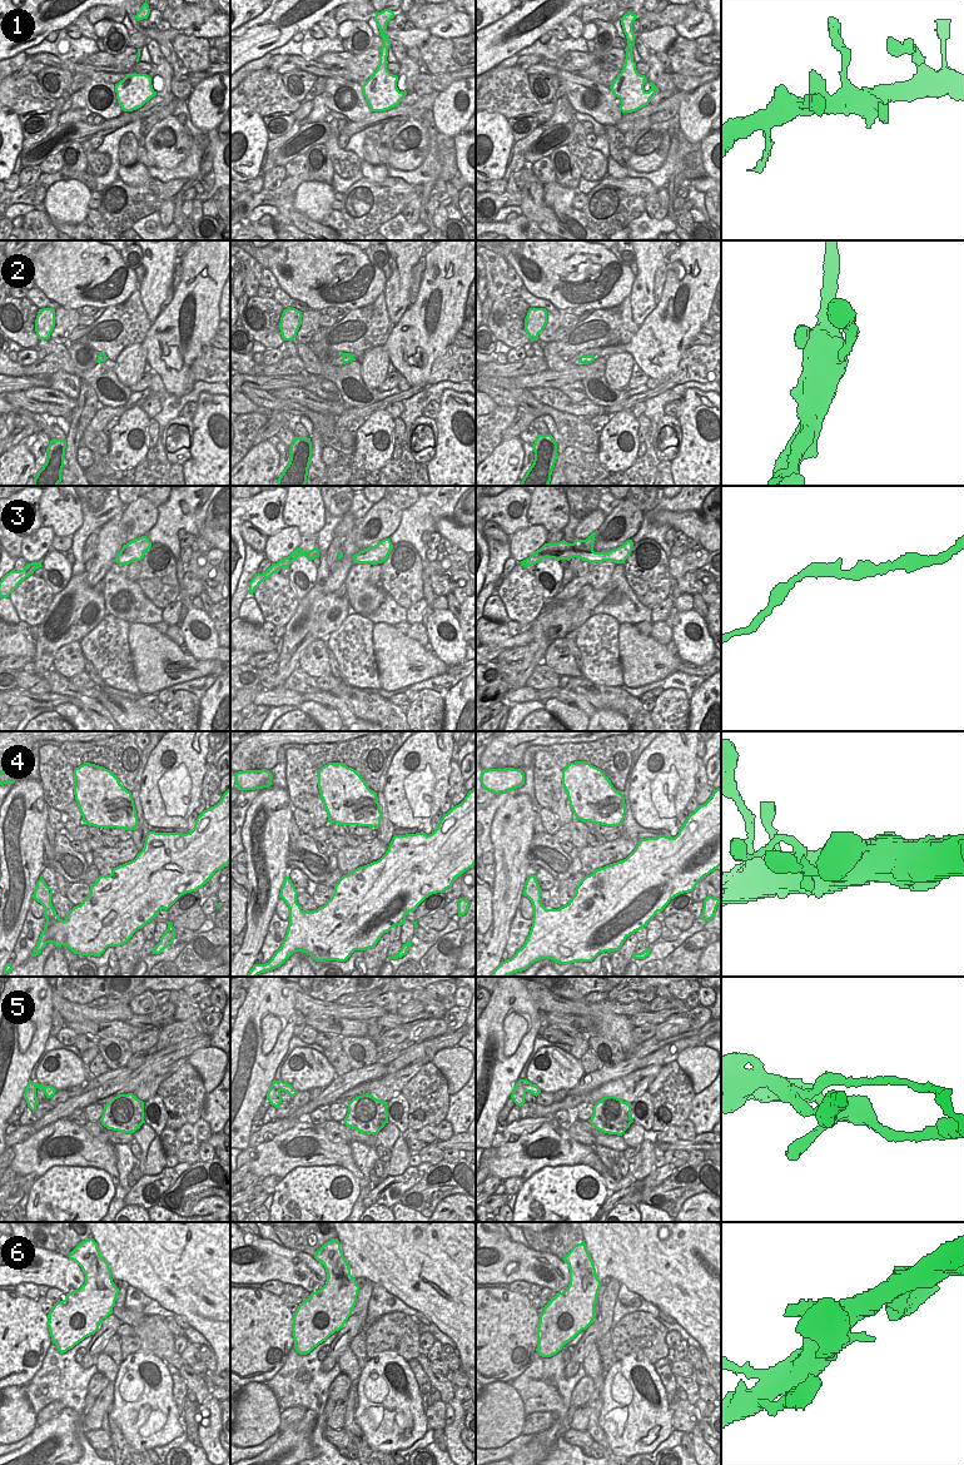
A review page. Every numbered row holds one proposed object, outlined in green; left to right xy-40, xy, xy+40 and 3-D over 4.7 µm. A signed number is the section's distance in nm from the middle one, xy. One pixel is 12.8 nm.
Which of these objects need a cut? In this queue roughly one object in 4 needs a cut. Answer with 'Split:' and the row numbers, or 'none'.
Split: 4, 5

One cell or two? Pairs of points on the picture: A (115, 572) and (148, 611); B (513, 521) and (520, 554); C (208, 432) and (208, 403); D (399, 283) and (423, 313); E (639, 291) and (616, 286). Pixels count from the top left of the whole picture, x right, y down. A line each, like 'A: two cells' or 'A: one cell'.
A: two cells
B: two cells
C: one cell
D: two cells
E: two cells

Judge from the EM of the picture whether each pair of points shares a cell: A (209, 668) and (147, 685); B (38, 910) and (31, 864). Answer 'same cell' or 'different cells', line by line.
A: same cell
B: different cells

